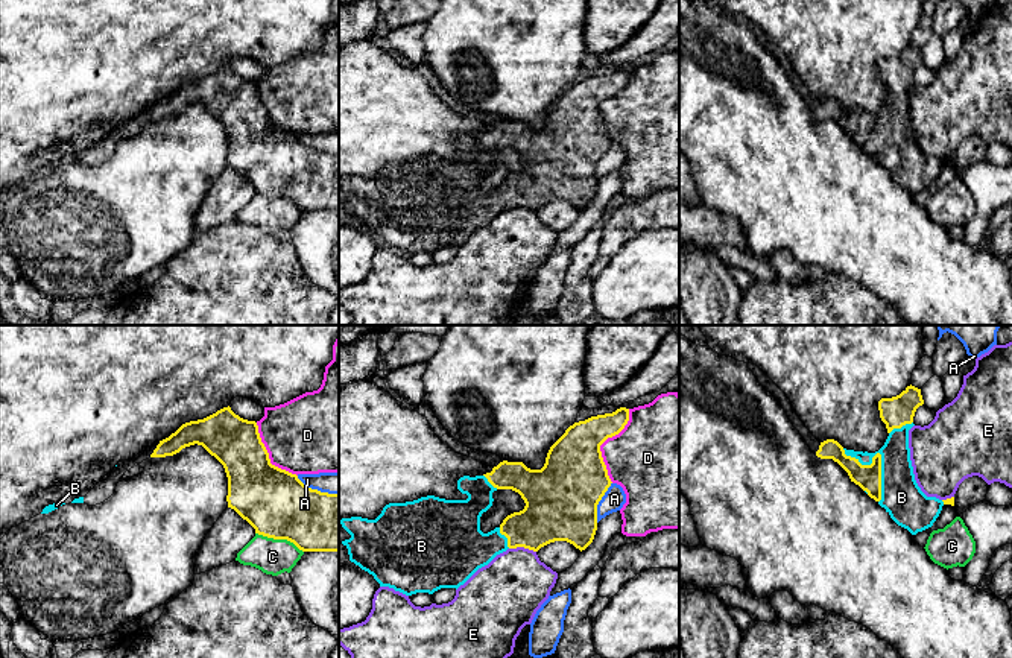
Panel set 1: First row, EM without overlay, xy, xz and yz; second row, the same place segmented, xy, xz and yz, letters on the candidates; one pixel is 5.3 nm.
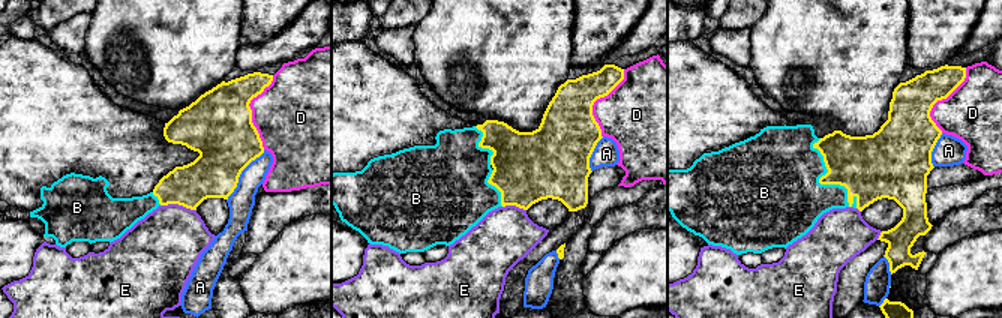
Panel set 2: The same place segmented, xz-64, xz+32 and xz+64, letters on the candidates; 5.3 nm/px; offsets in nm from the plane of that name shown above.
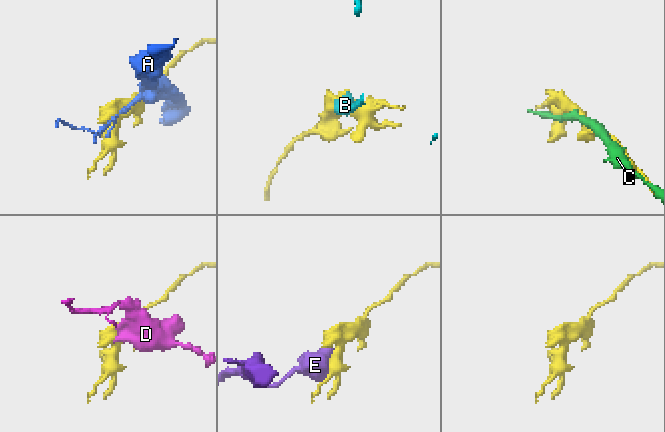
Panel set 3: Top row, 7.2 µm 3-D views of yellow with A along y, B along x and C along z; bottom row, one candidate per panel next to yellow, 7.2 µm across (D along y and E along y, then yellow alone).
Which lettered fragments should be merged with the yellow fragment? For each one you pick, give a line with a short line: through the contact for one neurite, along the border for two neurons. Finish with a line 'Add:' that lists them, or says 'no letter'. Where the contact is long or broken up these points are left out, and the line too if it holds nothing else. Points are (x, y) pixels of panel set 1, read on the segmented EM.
Add: B

